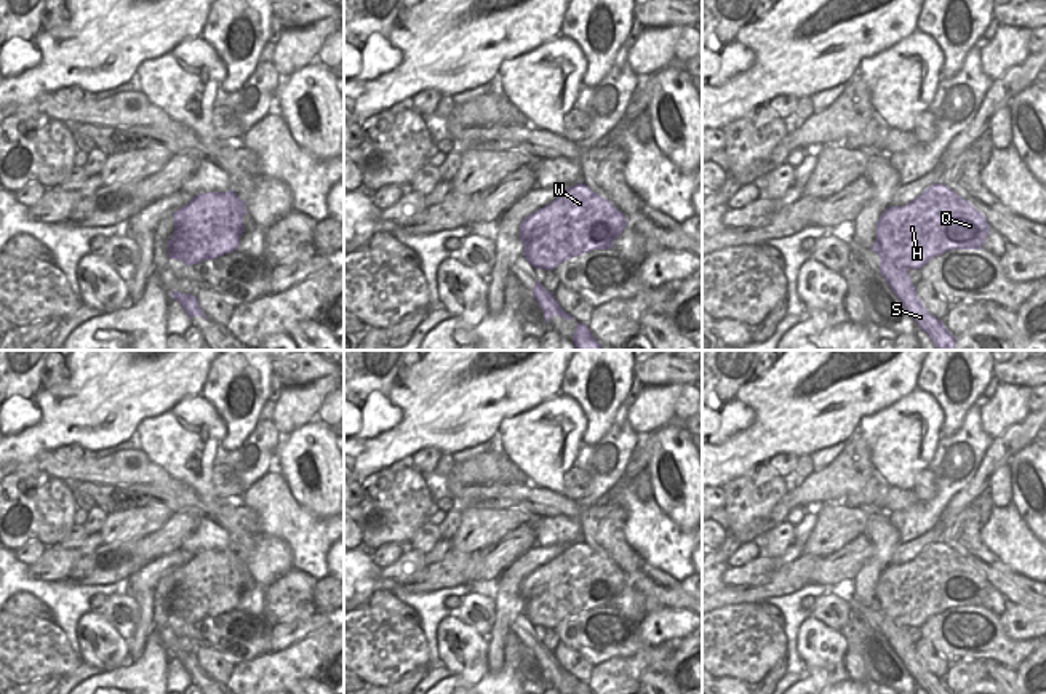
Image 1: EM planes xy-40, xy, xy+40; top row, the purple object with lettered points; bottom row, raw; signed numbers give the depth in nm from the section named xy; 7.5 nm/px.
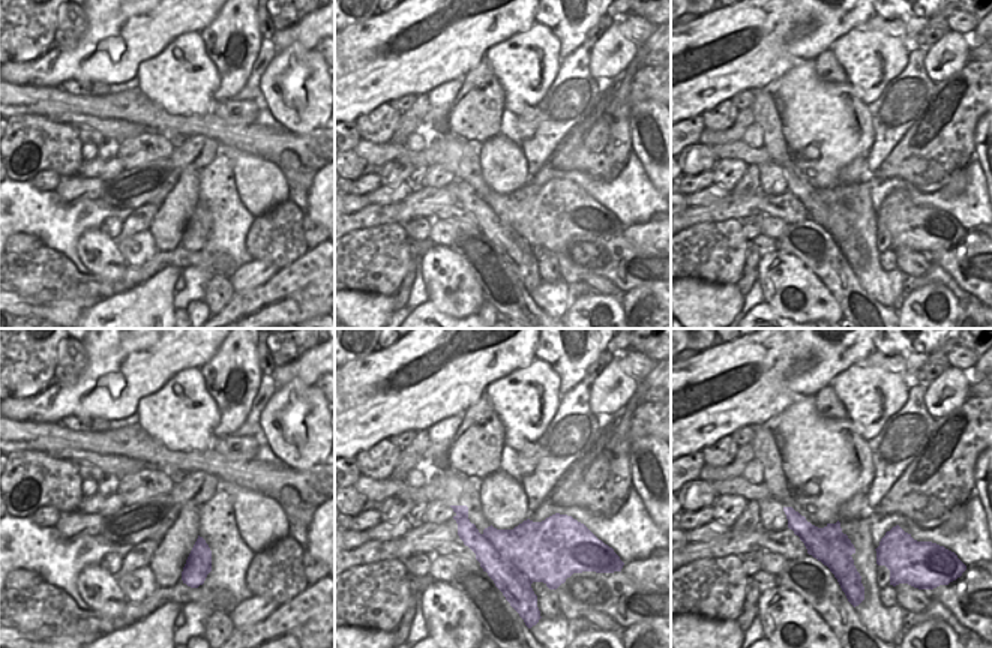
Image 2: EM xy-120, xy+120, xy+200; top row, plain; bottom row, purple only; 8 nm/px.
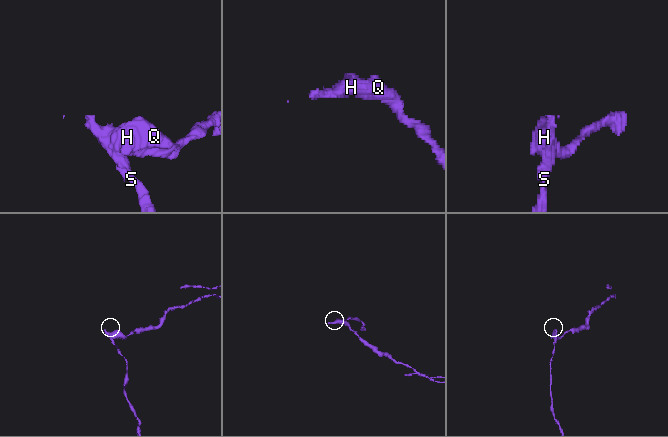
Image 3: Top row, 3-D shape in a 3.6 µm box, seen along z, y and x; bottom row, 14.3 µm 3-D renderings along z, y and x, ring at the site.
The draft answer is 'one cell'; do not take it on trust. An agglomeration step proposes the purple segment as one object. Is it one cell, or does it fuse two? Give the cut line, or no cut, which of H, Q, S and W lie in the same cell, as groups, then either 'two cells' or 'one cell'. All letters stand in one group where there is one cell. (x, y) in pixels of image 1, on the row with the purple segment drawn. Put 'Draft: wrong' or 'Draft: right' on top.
Draft: wrong
cut xy+40 (877, 240), (882, 251), (893, 263), (907, 269); groups H Q W / S; two cells

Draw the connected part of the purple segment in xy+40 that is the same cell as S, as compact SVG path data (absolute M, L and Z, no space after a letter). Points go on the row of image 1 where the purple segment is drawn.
M878 241L872 245L872 251L880 256L880 273L892 288L892 293L897 296L908 315L929 334L936 350L956 350L955 336L948 333L944 321L929 313L916 296L916 288L908 277L908 269L892 264L881 251Z

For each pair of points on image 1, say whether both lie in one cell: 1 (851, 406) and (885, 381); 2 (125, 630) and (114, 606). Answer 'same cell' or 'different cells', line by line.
1: same cell
2: same cell

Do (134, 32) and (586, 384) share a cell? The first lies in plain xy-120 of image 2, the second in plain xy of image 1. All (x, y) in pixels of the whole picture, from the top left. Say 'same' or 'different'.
different

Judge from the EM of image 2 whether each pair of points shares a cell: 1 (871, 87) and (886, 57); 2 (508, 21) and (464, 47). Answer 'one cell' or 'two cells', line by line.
1: one cell
2: one cell

